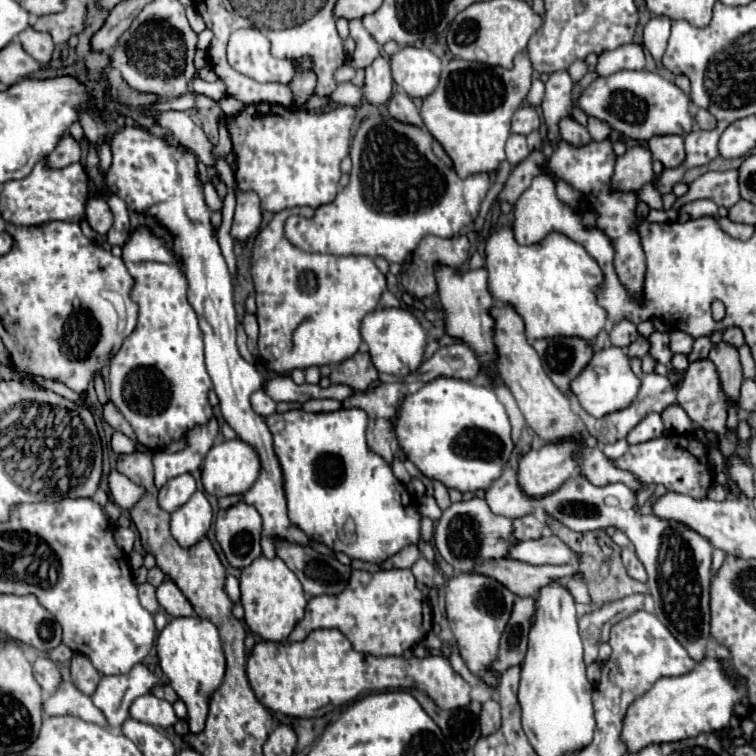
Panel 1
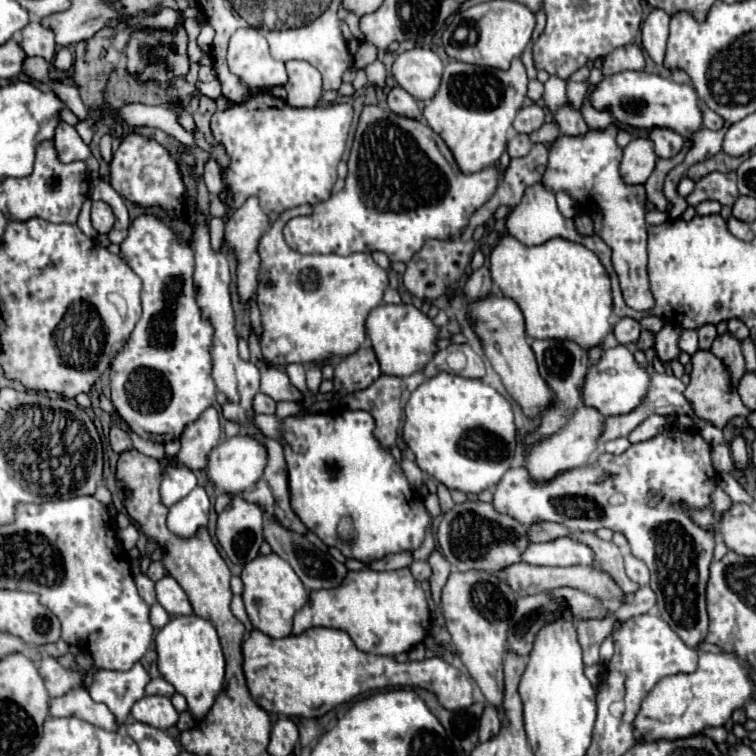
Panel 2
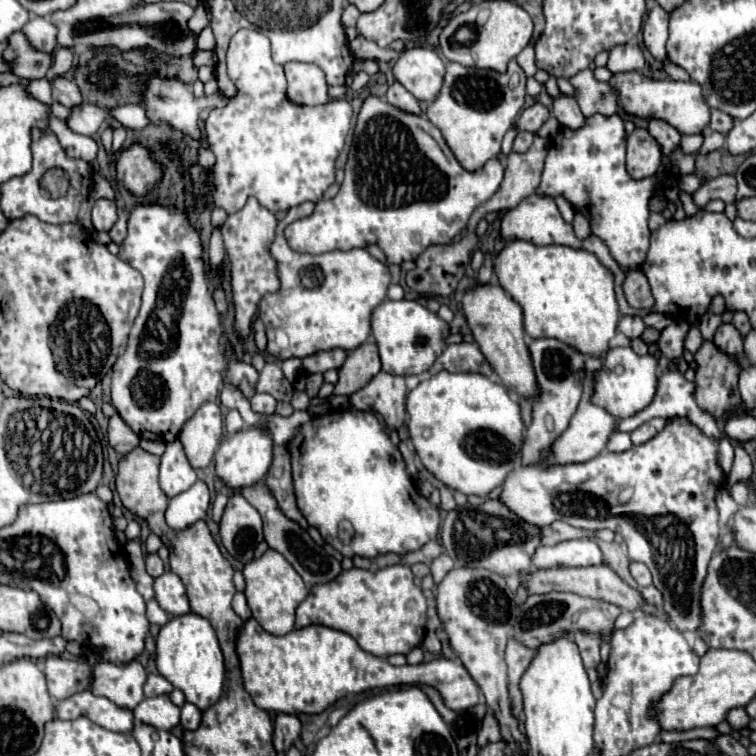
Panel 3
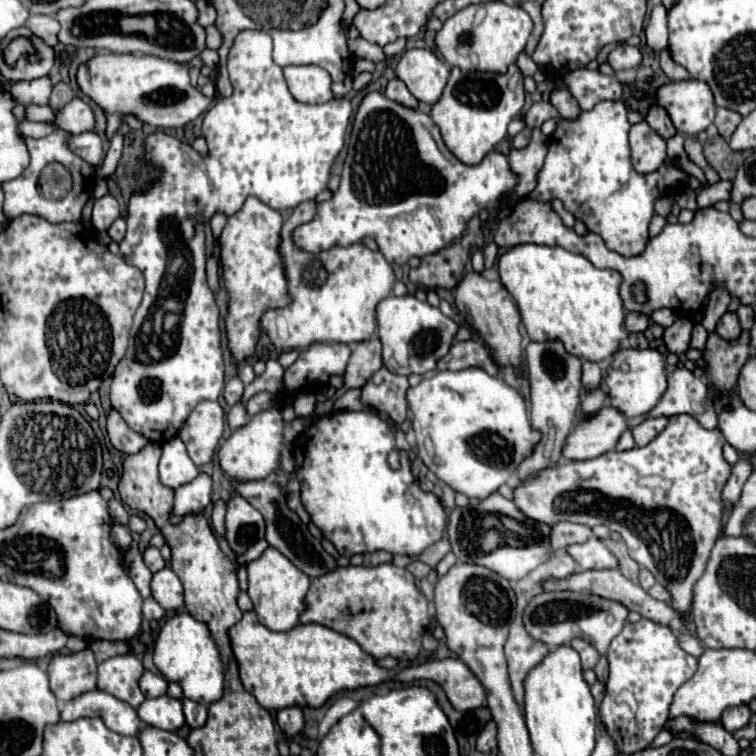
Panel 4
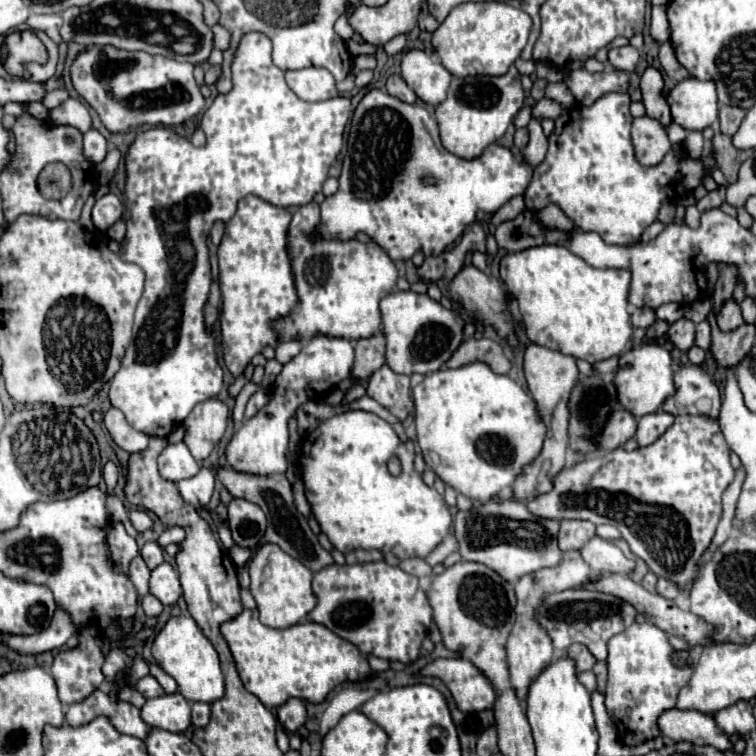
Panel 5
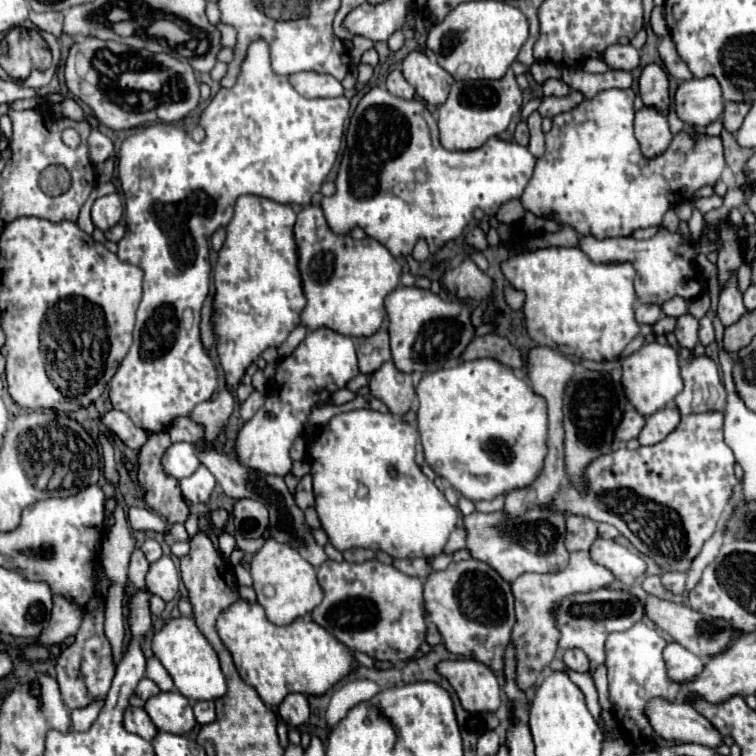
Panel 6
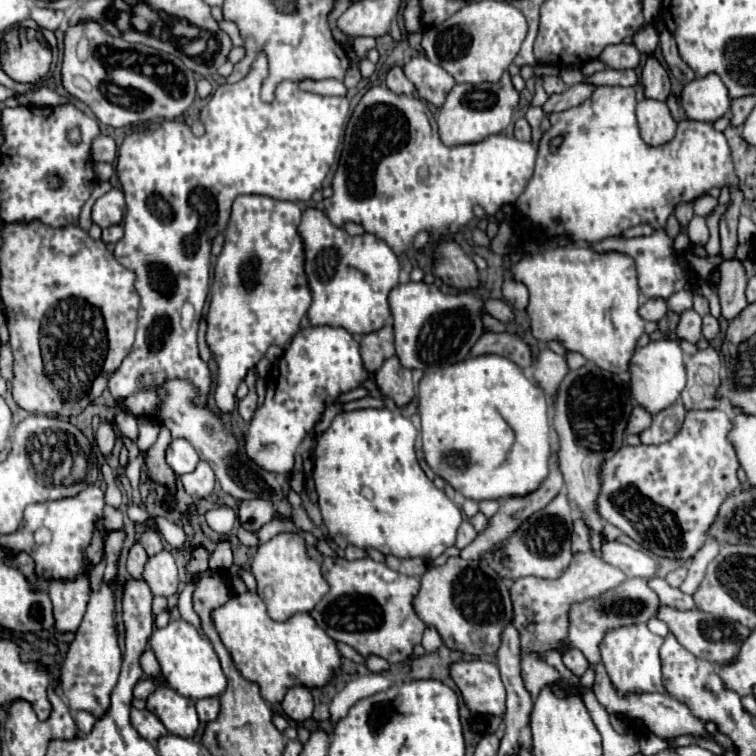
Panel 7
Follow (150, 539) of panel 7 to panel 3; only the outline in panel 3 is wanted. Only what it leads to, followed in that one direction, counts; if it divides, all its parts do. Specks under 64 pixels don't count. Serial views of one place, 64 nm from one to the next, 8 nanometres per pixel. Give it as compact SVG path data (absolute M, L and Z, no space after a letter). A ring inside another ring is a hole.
M148 554L146 556L146 572L152 578L156 578L156 576L160 576L164 572L164 564L162 564L162 560L160 560L158 554Z

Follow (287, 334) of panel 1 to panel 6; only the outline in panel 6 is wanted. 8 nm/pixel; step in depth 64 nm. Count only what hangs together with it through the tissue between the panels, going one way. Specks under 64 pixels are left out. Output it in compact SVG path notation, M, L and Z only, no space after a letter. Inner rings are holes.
M314 204L300 210L294 226L294 236L300 254L300 274L302 274L304 294L308 298L308 306L302 312L302 324L308 326L310 330L326 326L344 336L372 336L384 324L386 294L390 294L400 282L400 264L396 262L396 258L388 252L388 248L384 248L384 244L380 244L370 236L354 240L348 234L342 236L332 232L322 214L322 208Z

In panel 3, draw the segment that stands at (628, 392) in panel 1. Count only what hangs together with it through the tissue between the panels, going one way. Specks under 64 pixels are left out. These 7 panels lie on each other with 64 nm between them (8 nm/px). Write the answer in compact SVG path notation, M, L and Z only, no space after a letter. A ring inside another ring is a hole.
M612 348L608 350L602 370L596 372L592 404L606 408L608 412L612 412L612 416L628 418L644 410L654 400L656 388L658 388L658 360L652 354L638 356L632 348Z

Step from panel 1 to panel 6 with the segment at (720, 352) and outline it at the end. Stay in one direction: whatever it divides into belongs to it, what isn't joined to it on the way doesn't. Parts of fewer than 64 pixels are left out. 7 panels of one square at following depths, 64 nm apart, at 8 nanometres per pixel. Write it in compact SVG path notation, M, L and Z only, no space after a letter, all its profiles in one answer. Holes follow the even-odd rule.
M730 276L726 284L720 290L720 302L718 302L718 318L722 320L724 326L734 324L740 320L740 316L746 312L744 302L742 302L742 292L738 288L738 276Z

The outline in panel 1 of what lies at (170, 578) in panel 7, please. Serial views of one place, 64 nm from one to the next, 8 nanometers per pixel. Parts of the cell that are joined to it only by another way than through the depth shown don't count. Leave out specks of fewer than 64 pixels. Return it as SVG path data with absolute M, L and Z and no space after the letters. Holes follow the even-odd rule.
M164 580L156 588L156 596L160 606L170 614L170 616L192 616L194 608L188 602L188 598L180 592L180 588L172 580Z

